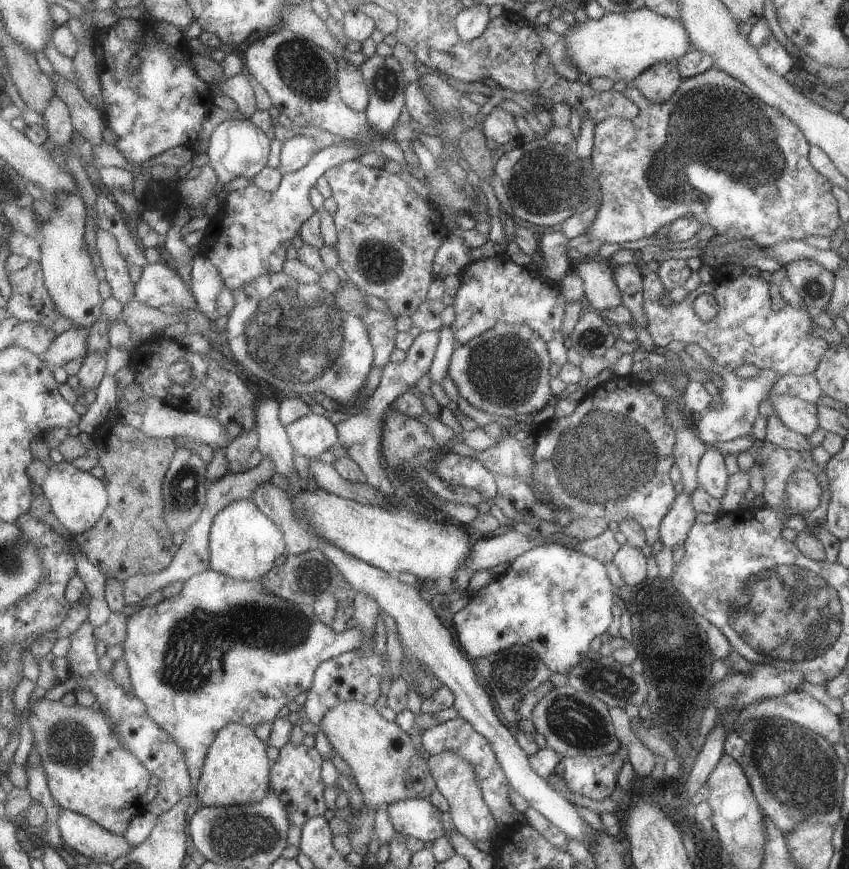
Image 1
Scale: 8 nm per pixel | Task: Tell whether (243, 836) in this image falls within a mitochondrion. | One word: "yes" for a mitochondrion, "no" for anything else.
yes

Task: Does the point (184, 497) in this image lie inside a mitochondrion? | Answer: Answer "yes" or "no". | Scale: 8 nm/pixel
yes

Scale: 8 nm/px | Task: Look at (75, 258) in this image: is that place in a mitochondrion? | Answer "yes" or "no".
no

